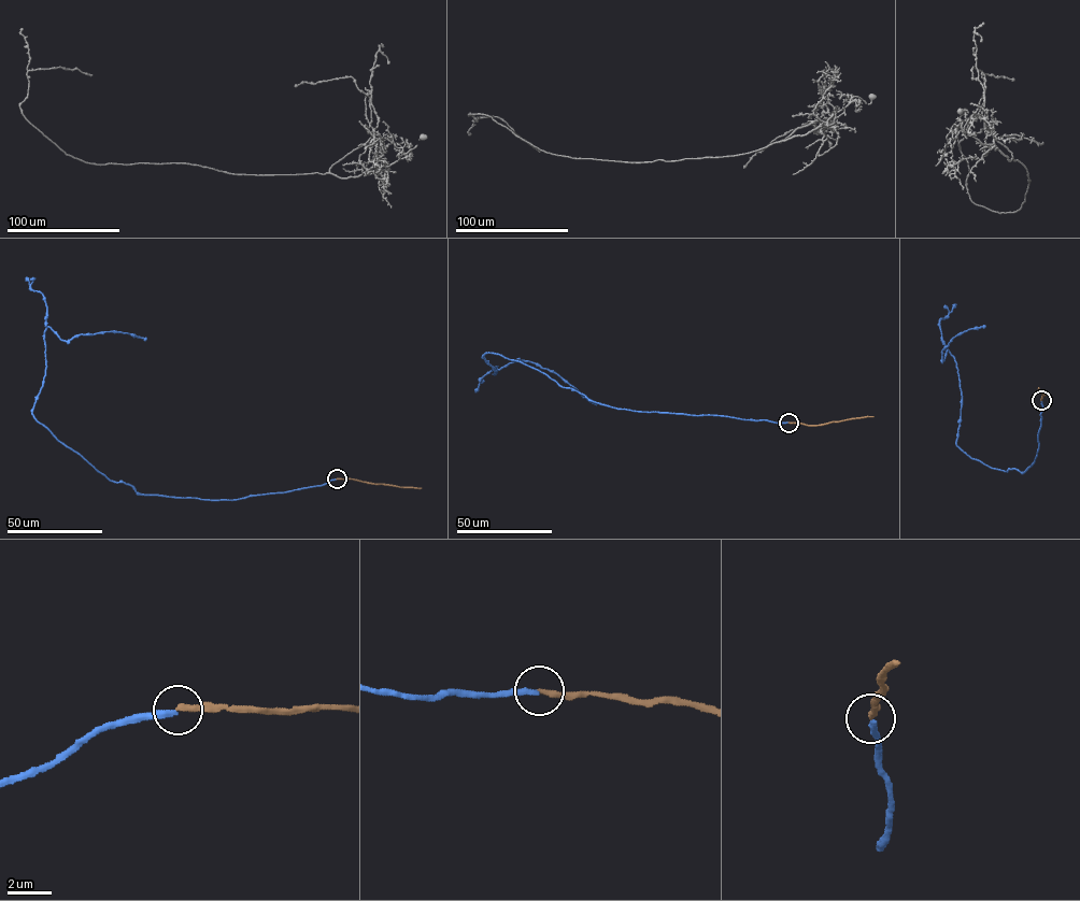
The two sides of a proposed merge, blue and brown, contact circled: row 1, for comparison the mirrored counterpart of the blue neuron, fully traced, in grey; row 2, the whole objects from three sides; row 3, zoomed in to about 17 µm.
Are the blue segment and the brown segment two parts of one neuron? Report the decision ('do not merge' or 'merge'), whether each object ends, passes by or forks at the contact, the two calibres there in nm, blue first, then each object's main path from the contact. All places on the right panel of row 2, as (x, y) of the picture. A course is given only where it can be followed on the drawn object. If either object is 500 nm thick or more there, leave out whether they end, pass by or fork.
do not merge; blue ends there; brown ends there; 280 nm thick on the blue side, 240 nm on the other; blue runs (1040, 400), (1037, 456), (1023, 472), (956, 445), (957, 369), (942, 351), (984, 325); brown runs (1040, 400), (1045, 395), (1039, 387)

